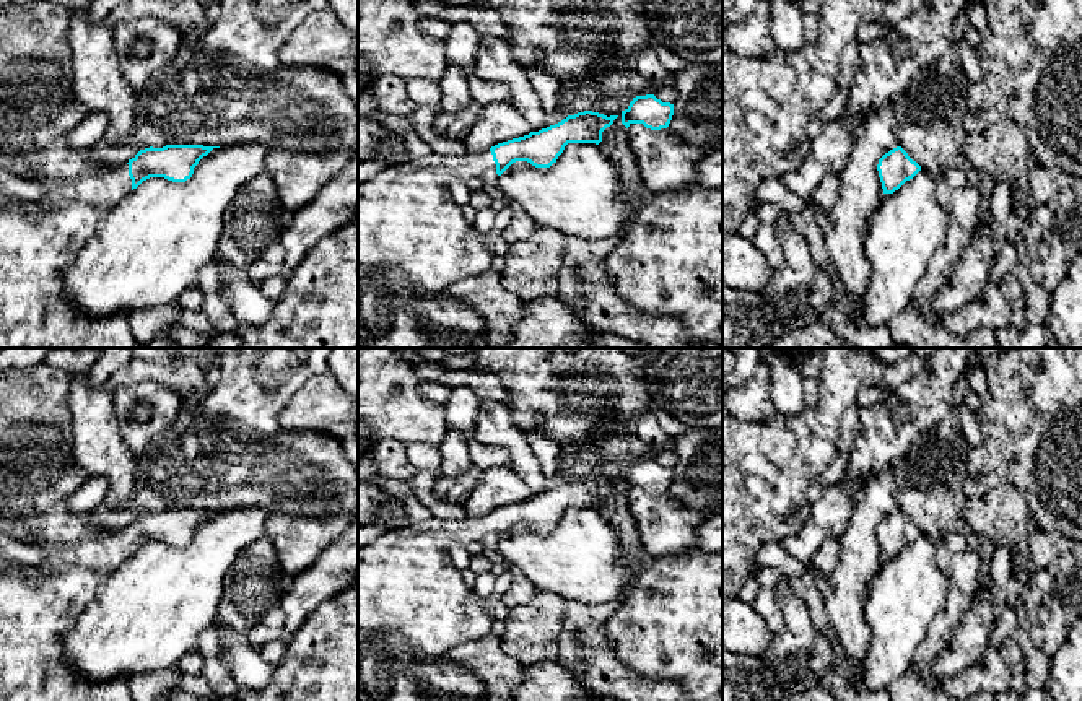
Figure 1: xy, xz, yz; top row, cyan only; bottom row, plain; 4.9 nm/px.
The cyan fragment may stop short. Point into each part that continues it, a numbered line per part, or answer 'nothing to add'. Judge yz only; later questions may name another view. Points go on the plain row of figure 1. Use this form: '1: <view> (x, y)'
nothing to add

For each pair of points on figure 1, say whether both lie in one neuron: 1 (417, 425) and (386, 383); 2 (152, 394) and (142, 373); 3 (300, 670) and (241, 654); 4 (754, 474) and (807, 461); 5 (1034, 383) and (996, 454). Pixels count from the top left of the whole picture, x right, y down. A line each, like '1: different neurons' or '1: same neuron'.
1: same neuron
2: different neurons
3: different neurons
4: same neuron
5: same neuron

